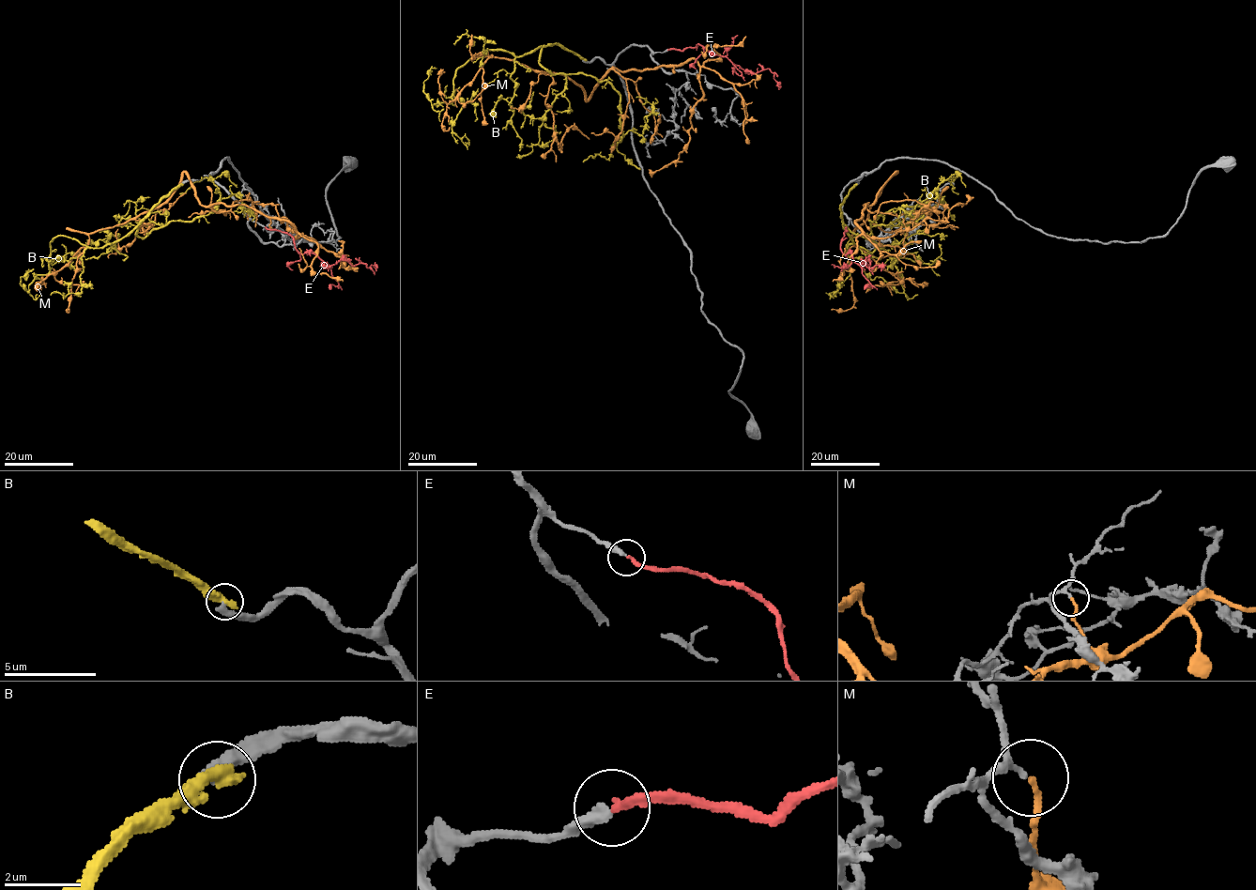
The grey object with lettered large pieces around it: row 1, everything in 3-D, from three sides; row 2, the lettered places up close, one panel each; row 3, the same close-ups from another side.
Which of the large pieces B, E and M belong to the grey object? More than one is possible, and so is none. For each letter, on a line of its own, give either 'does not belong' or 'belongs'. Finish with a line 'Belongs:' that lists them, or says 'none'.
B: does not belong
E: belongs
M: does not belong
Belongs: E

